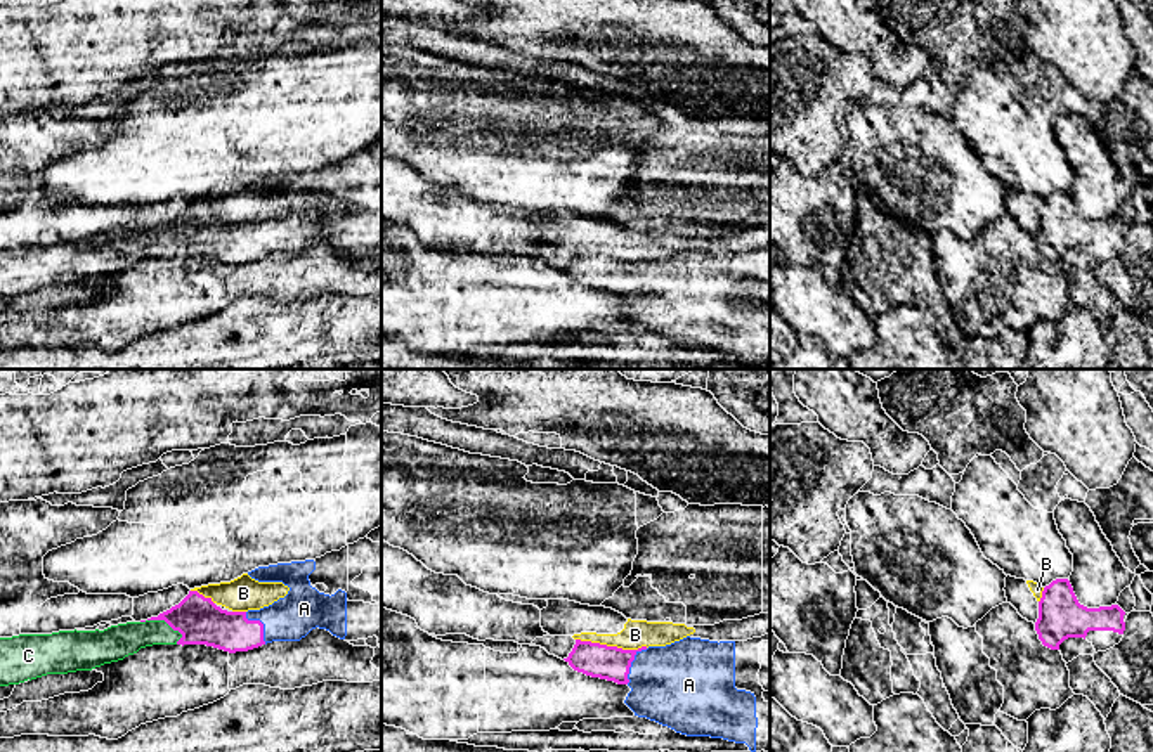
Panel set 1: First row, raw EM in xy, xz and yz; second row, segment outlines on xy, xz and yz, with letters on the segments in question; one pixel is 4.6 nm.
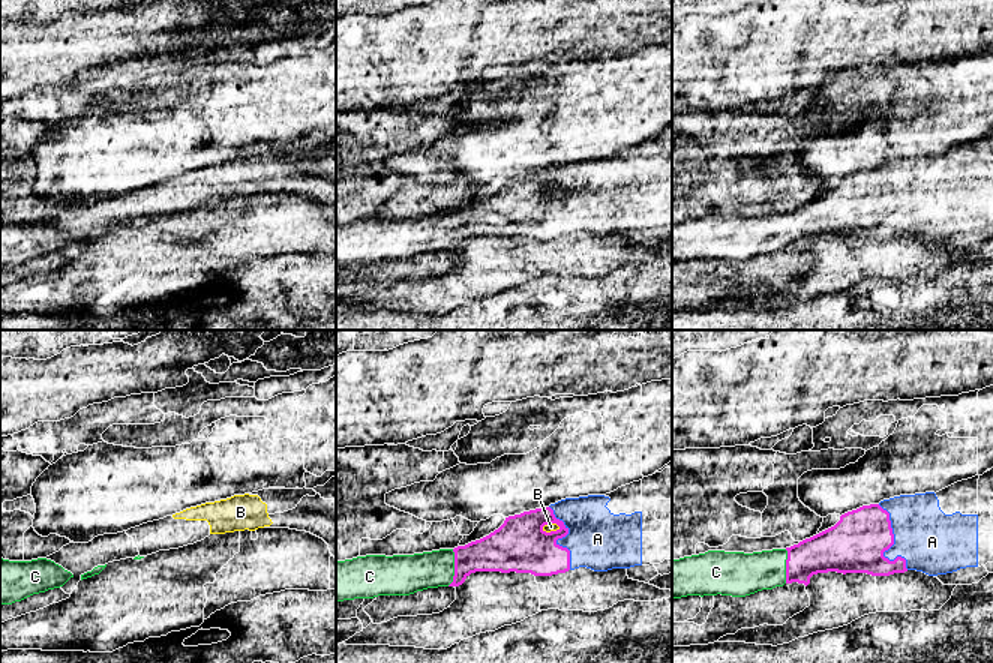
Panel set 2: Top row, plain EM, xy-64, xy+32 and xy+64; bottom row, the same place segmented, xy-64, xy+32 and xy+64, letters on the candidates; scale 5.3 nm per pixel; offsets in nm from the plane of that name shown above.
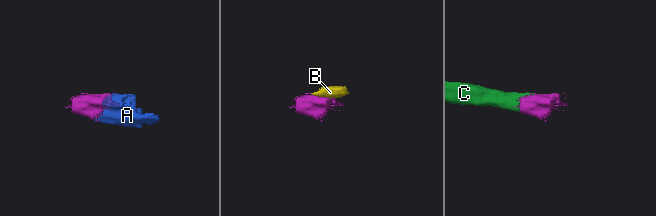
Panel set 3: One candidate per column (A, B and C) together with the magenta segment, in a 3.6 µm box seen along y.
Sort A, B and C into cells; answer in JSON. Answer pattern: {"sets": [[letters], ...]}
{"sets": [["A", "C"], ["B"]]}

